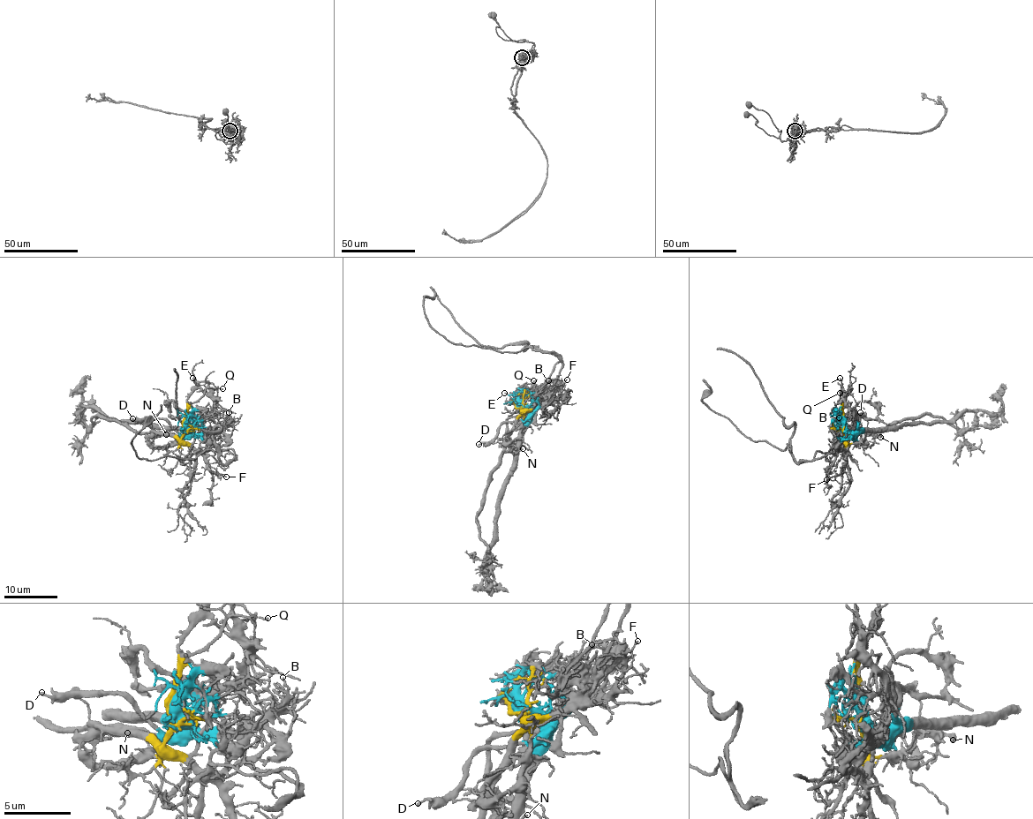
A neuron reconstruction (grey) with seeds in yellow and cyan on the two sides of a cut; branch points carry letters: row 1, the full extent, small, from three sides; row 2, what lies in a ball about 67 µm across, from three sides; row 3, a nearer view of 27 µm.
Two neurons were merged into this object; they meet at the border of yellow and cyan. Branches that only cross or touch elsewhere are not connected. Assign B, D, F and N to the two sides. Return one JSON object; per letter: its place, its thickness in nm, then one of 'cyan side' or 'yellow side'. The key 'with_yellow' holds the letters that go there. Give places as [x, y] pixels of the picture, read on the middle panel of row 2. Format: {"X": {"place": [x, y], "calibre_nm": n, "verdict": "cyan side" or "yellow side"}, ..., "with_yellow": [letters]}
{"B": {"place": [548, 380], "calibre_nm": 130, "verdict": "cyan side"}, "D": {"place": [478, 444], "calibre_nm": 190, "verdict": "cyan side"}, "F": {"place": [567, 379], "calibre_nm": 110, "verdict": "yellow side"}, "N": {"place": [523, 448], "calibre_nm": 130, "verdict": "cyan side"}, "with_yellow": ["F"]}

